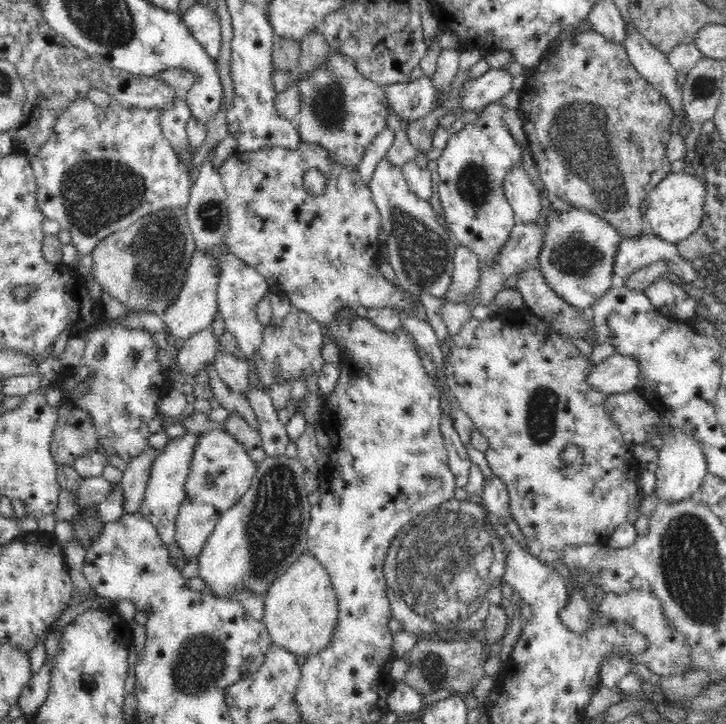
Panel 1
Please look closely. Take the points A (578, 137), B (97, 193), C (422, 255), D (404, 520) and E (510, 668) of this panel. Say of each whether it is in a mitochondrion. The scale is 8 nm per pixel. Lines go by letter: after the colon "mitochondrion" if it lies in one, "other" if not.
A: mitochondrion
B: mitochondrion
C: mitochondrion
D: mitochondrion
E: other

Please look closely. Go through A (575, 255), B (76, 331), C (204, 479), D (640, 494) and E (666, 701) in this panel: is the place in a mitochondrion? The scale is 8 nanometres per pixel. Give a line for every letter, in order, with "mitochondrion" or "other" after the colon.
A: mitochondrion
B: other
C: other
D: other
E: other

